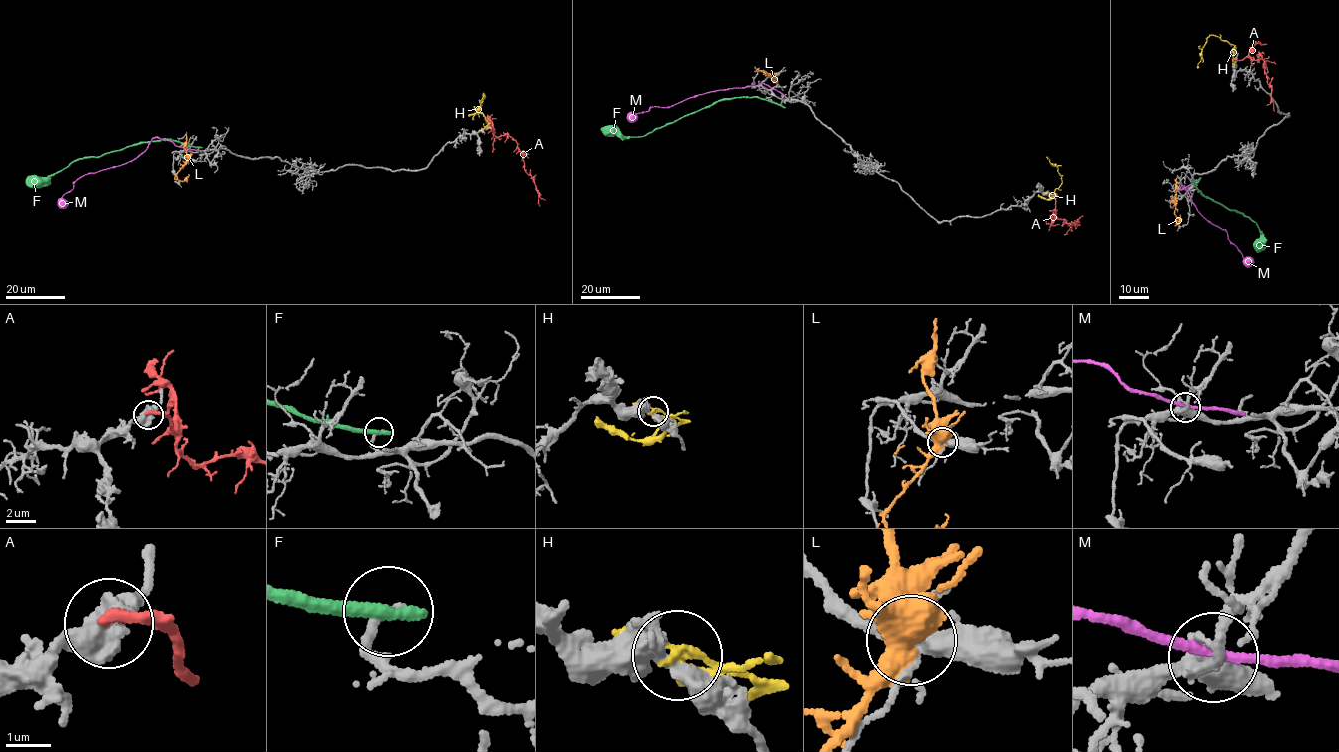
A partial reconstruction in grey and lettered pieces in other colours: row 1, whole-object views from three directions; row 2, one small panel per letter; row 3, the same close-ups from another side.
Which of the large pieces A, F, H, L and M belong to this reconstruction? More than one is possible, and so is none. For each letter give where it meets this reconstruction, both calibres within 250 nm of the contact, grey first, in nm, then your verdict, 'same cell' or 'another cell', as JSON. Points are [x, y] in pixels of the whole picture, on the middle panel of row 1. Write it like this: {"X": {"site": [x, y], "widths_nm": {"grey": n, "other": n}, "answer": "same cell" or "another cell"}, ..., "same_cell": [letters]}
{"A": {"site": [1052, 195], "widths_nm": {"grey": 480, "other": 240}, "answer": "another cell"}, "F": {"site": [783, 106], "widths_nm": {"grey": 200, "other": 400}, "answer": "another cell"}, "H": {"site": [1049, 193], "widths_nm": {"grey": 320, "other": 130}, "answer": "another cell"}, "L": {"site": [772, 75], "widths_nm": {"grey": 320, "other": 550}, "answer": "another cell"}, "M": {"site": [773, 88], "widths_nm": {"grey": 190, "other": 200}, "answer": "same cell"}, "same_cell": ["M"]}

